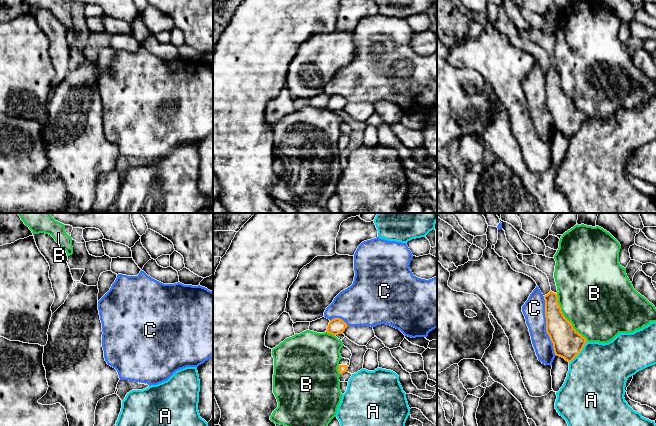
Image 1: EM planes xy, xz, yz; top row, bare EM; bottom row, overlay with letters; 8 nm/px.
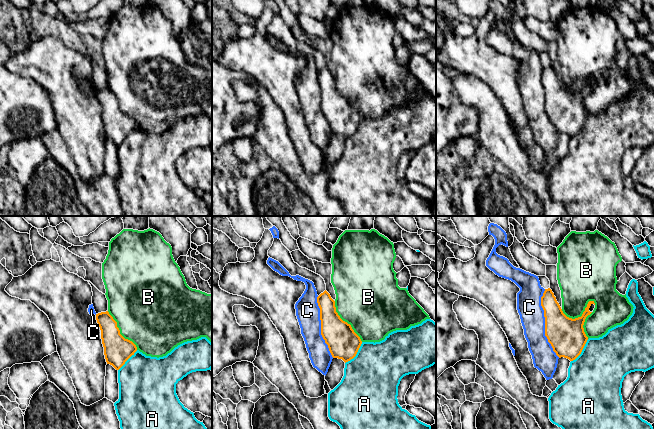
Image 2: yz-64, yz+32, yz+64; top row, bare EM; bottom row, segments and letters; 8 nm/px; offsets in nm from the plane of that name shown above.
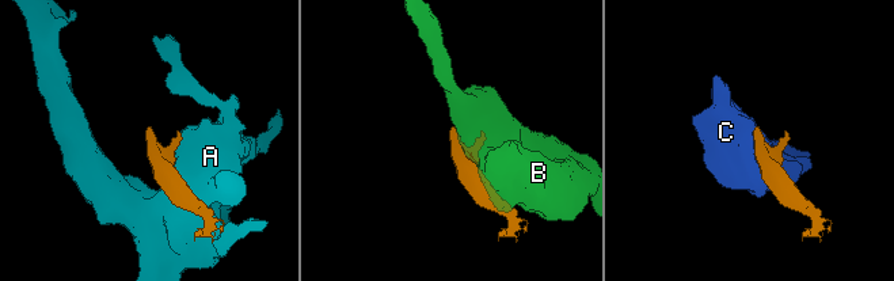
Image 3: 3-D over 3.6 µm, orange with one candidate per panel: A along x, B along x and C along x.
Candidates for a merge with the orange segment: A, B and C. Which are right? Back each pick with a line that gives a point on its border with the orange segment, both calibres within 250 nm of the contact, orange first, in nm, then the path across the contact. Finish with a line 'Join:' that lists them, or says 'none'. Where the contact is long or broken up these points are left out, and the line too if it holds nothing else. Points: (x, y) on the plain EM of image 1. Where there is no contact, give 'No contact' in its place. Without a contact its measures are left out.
Join: none

